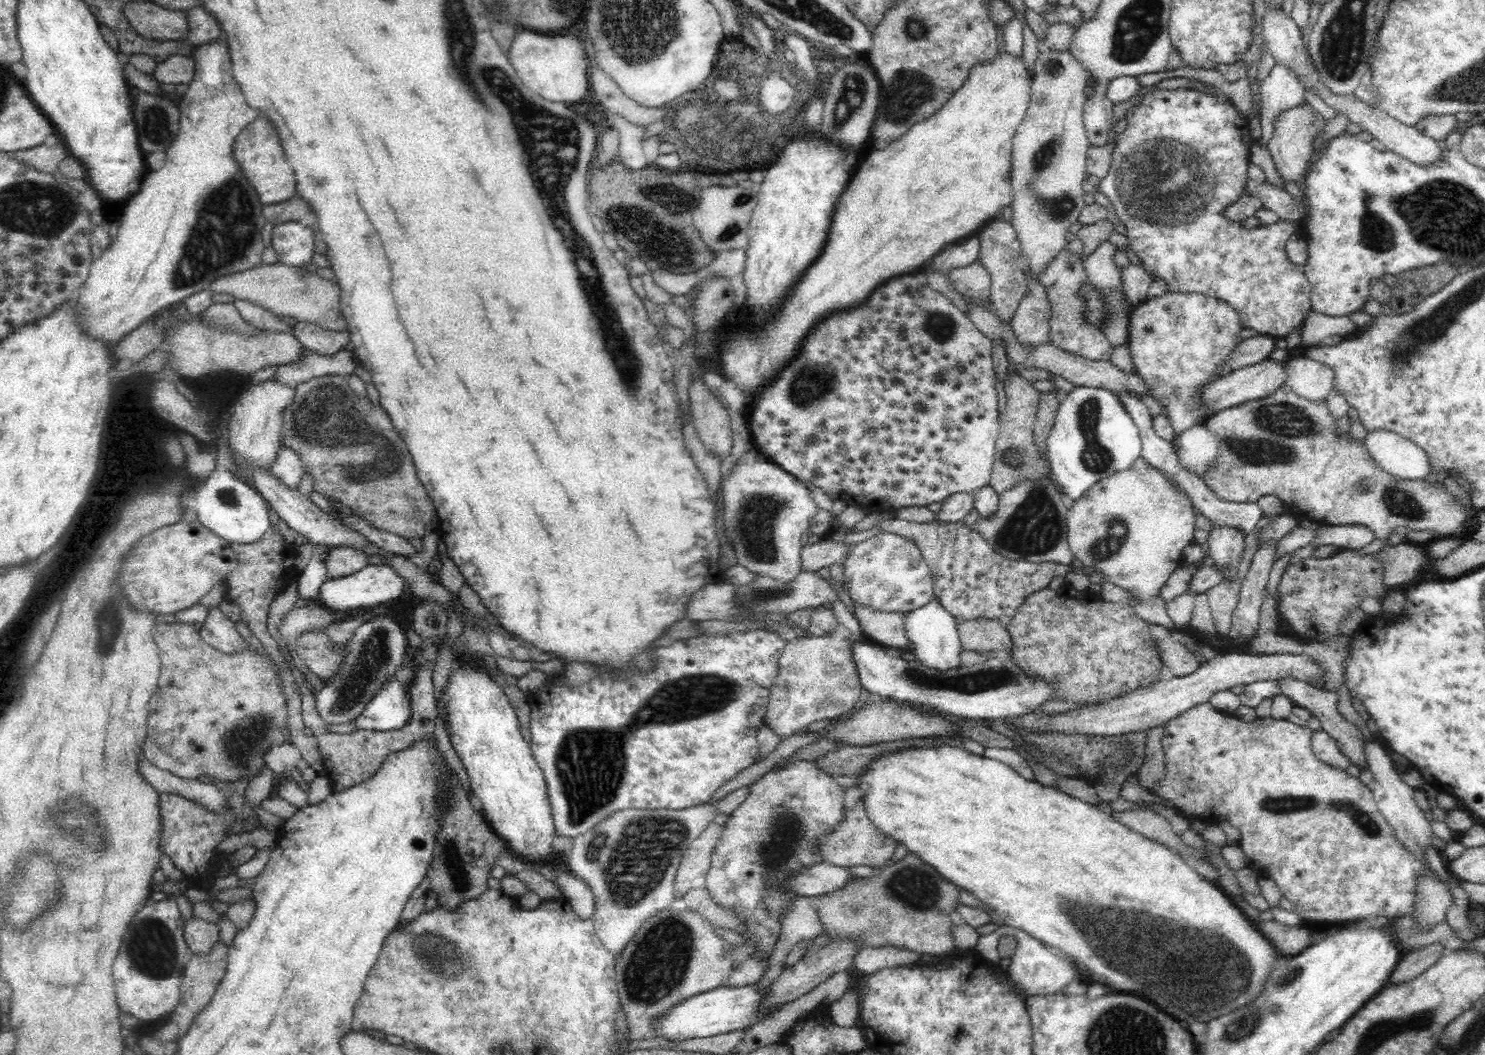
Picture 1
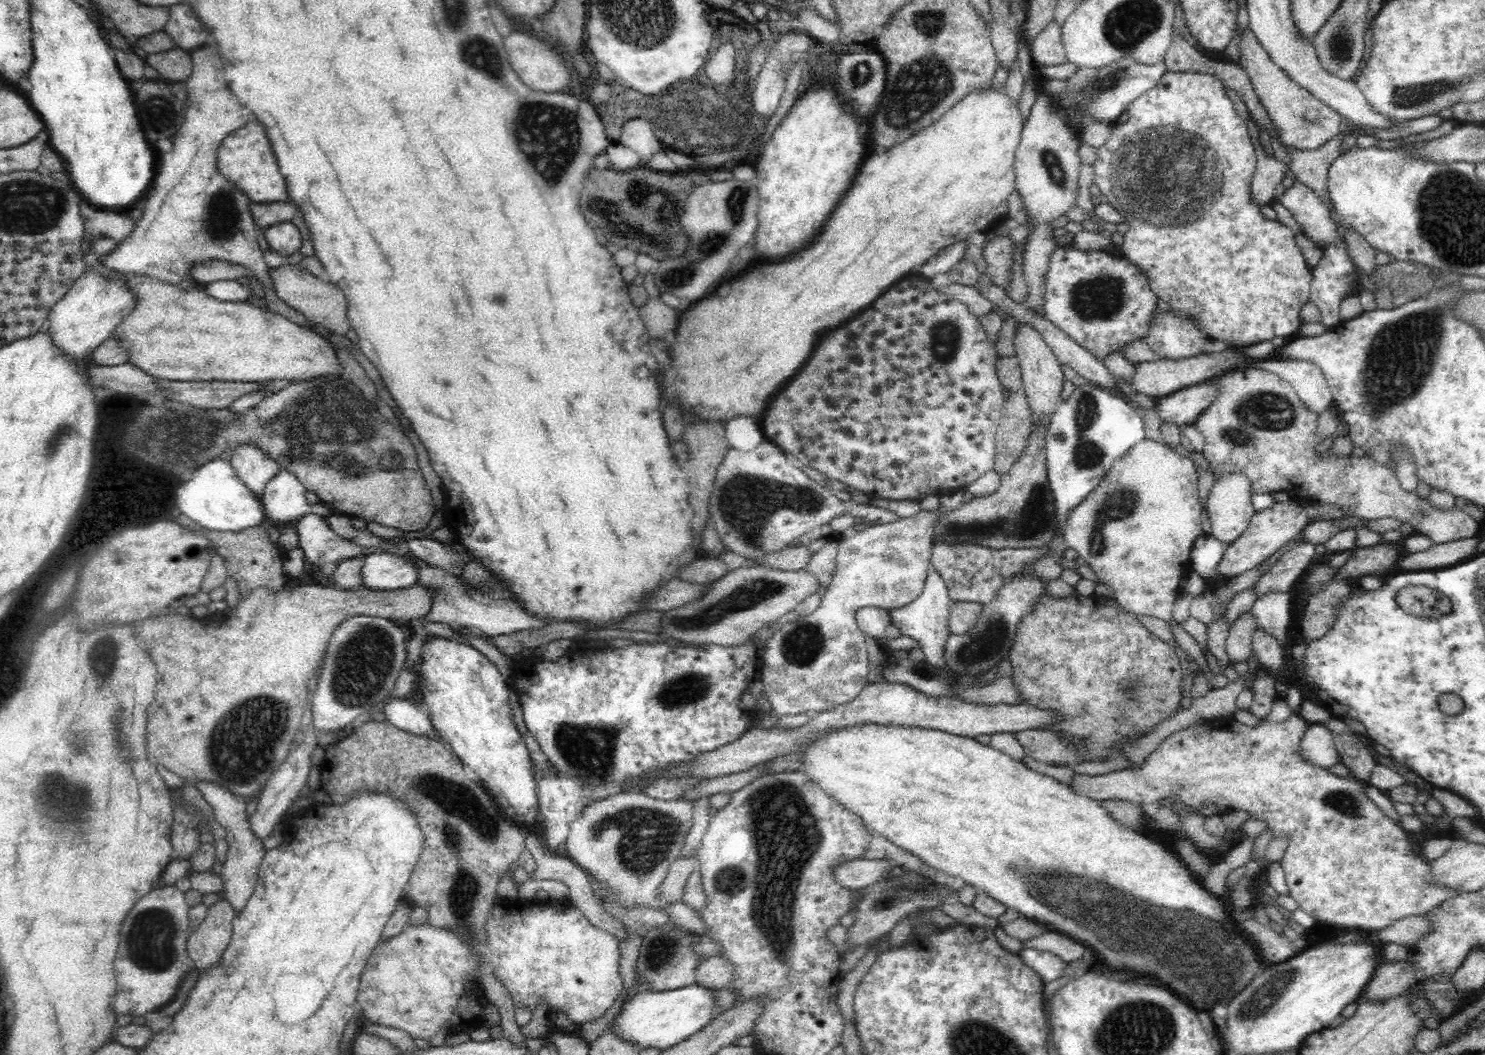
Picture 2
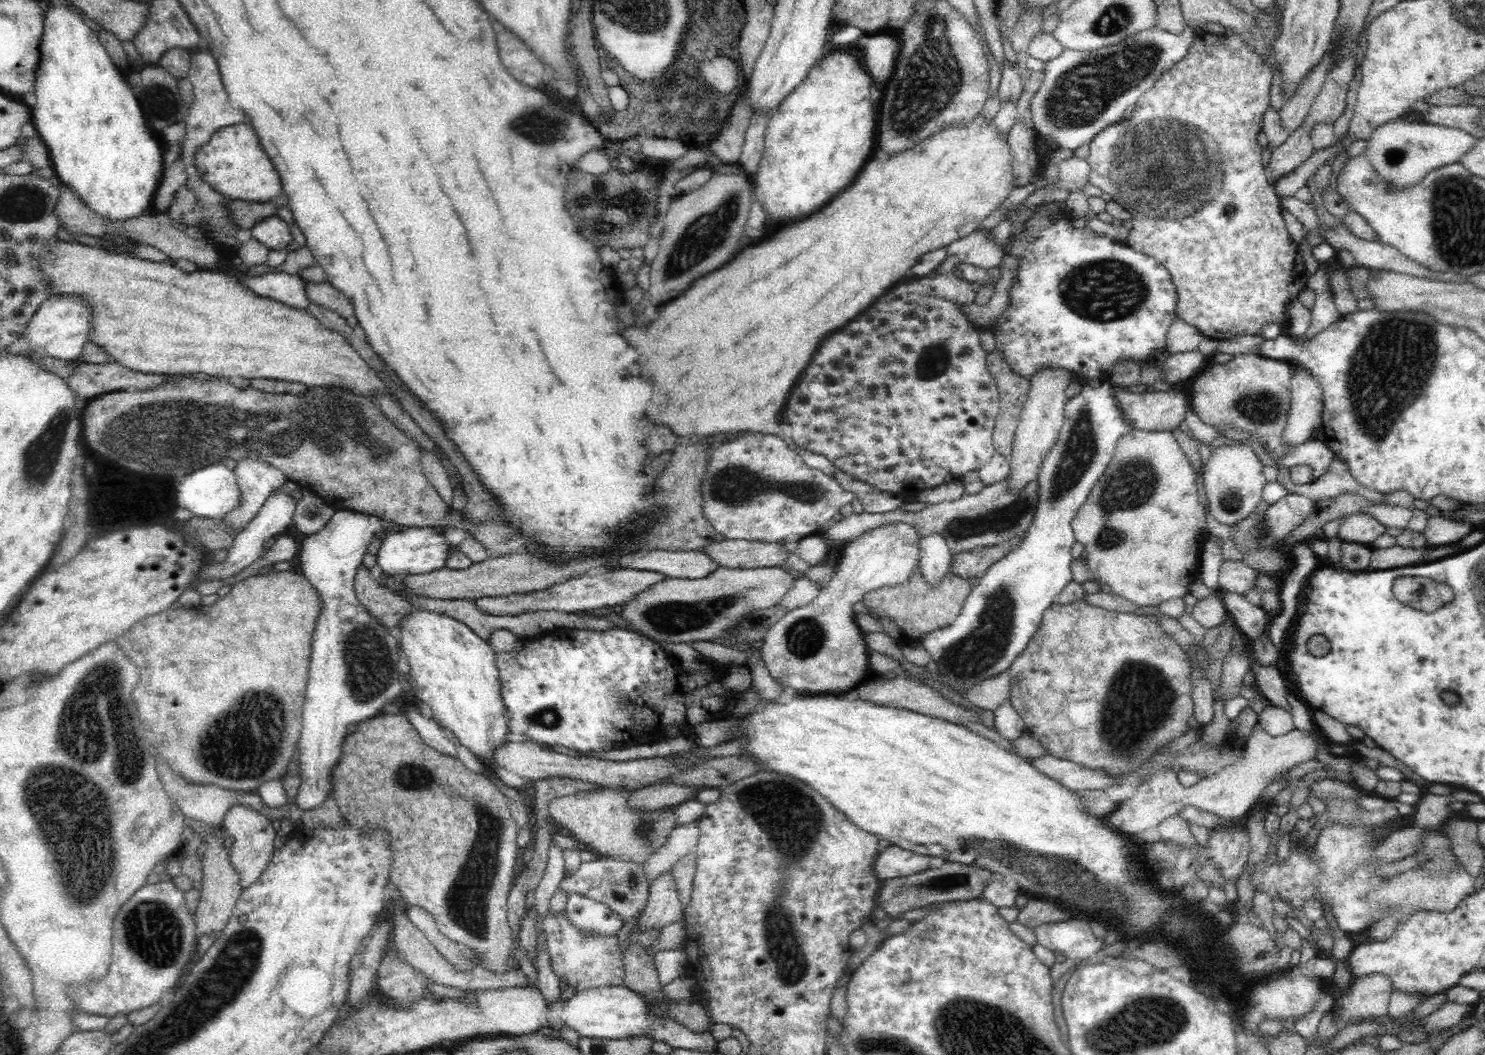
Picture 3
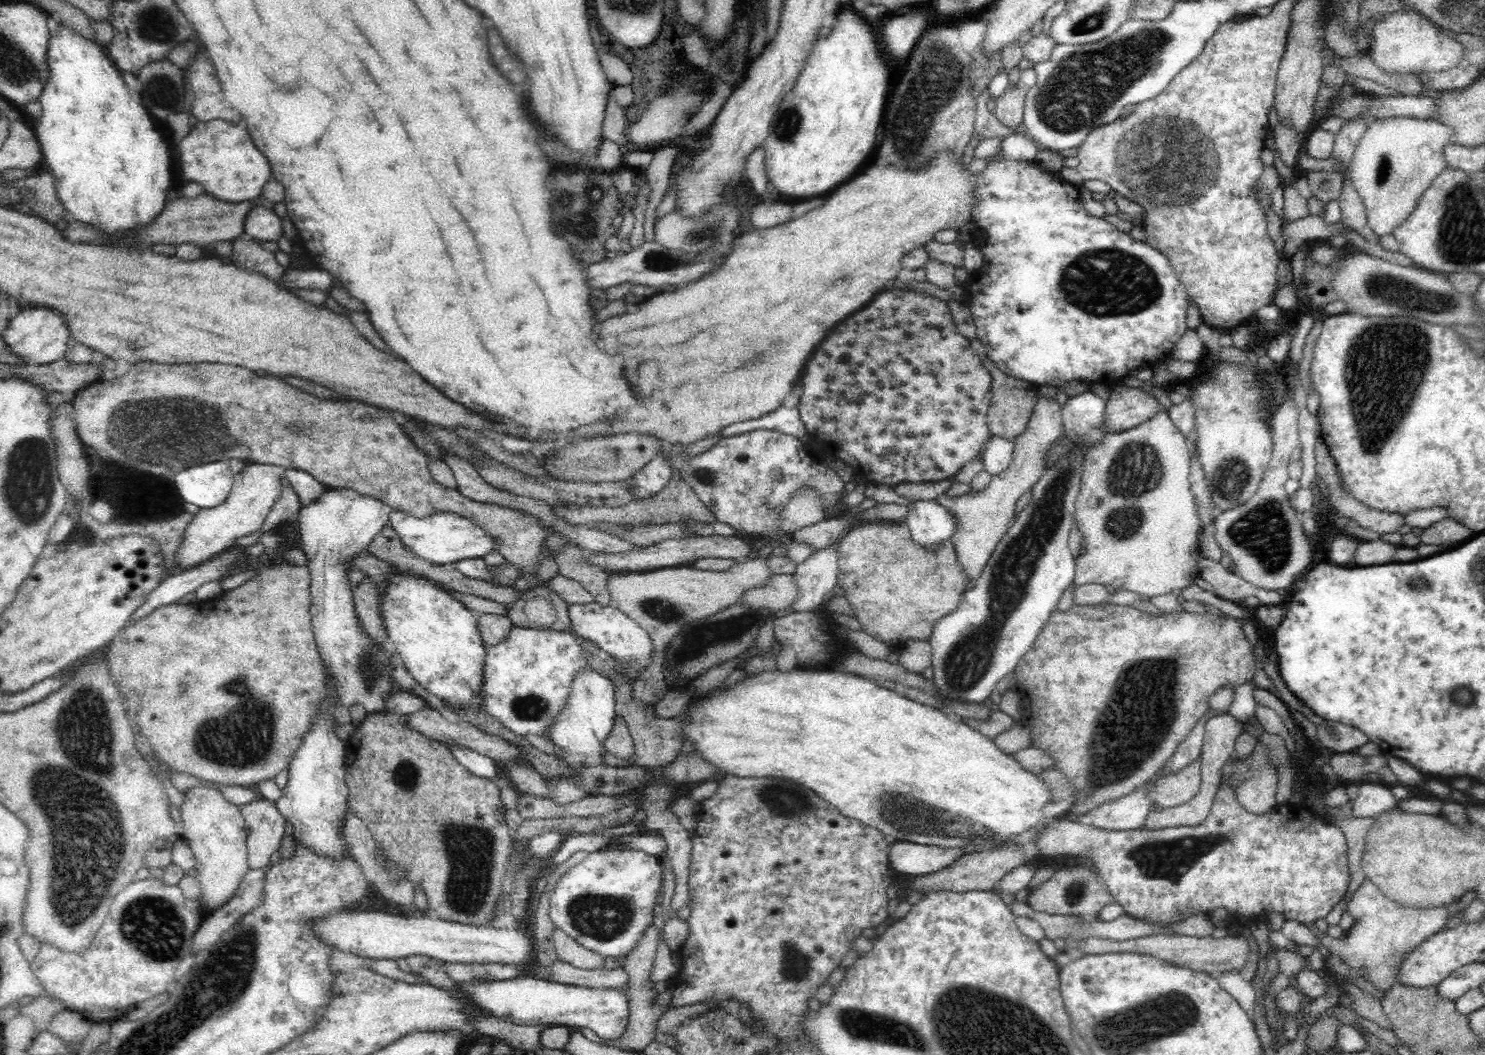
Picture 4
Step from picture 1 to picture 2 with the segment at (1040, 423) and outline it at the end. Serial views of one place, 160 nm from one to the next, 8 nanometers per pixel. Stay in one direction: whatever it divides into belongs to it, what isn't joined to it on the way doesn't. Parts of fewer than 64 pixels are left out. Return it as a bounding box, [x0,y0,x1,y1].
[932,423,1062,550]

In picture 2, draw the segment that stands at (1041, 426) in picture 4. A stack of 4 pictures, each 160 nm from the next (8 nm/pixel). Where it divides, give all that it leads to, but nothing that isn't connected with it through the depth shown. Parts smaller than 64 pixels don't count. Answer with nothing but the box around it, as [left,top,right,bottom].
[1014,322,1065,430]

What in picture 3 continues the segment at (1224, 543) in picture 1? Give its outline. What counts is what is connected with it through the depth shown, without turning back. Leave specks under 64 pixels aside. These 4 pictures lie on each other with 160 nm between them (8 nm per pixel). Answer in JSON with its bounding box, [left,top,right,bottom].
[1204,446,1267,528]

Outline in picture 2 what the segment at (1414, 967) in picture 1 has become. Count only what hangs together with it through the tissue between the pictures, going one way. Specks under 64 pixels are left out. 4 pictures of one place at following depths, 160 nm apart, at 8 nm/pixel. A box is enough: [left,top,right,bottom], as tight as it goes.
[1361,961,1416,1002]

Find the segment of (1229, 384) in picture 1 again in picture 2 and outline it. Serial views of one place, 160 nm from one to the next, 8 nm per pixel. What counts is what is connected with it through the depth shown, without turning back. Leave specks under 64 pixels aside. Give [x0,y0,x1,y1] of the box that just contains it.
[1155,381,1219,425]

